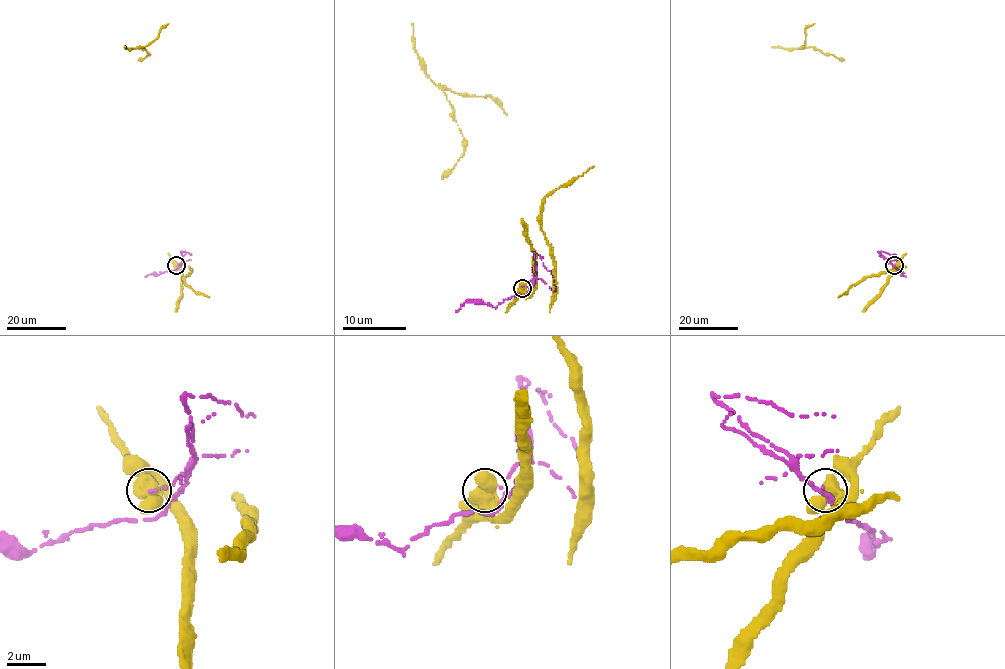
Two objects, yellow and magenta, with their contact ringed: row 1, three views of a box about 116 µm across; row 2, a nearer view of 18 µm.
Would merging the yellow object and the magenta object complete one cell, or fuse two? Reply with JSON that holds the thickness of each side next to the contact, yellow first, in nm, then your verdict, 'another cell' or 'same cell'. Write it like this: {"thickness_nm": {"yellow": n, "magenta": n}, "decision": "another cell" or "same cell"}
{"thickness_nm": {"yellow": 550, "magenta": 130}, "decision": "another cell"}

